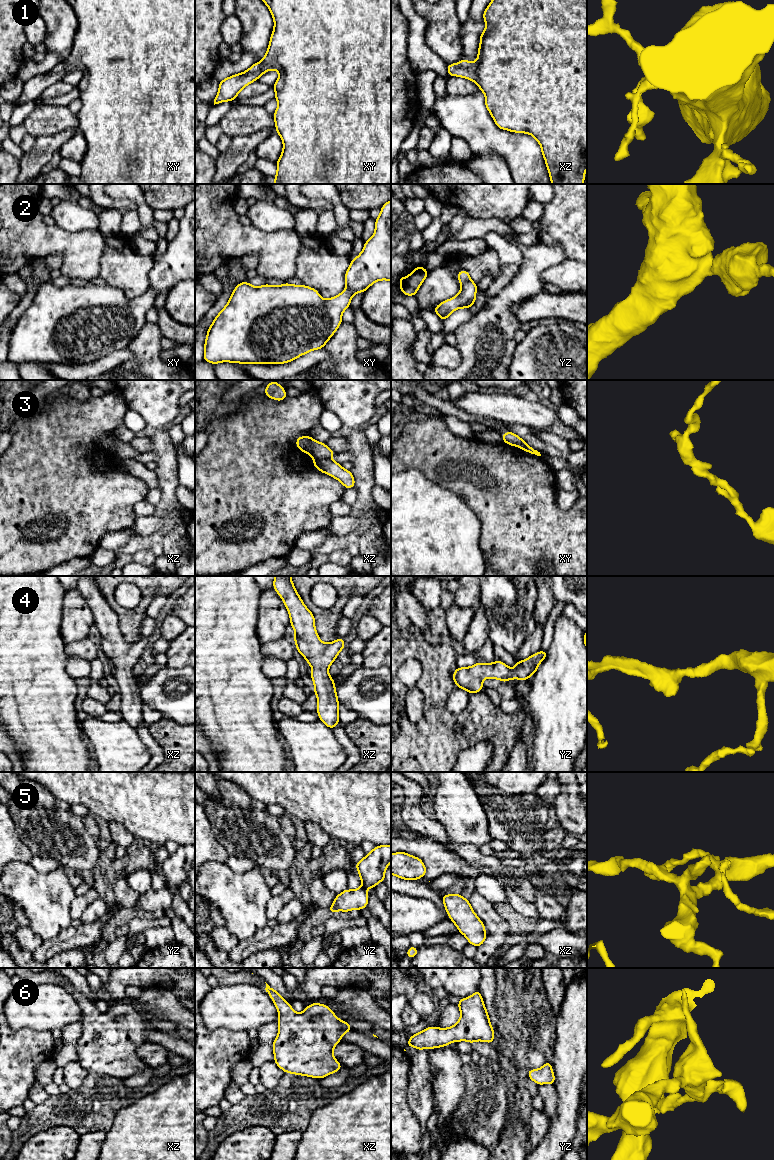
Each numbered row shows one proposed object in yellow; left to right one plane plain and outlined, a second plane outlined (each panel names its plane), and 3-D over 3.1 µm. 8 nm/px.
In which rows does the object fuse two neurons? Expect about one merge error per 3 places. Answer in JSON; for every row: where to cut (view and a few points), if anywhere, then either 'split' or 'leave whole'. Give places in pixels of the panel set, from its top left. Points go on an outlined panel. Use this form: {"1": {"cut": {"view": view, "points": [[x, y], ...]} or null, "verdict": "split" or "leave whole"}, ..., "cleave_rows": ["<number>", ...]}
{"1": {"cut": null, "verdict": "leave whole"}, "2": {"cut": null, "verdict": "leave whole"}, "3": {"cut": {"view": "xz", "points": [[314, 458], [329, 459]]}, "verdict": "split"}, "4": {"cut": null, "verdict": "leave whole"}, "5": {"cut": null, "verdict": "leave whole"}, "6": {"cut": null, "verdict": "leave whole"}, "cleave_rows": ["3"]}

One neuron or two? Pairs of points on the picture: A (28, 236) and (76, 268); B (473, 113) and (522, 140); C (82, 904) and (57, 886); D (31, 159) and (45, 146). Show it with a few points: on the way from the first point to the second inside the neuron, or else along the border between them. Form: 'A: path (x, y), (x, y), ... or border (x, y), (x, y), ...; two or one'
A: path (41, 240), (53, 240), (68, 255); one
B: path (485, 125), (500, 140), (510, 140); one
C: border (76, 896), (71, 905), (71, 919); two
D: path (34, 157), (42, 149); one

